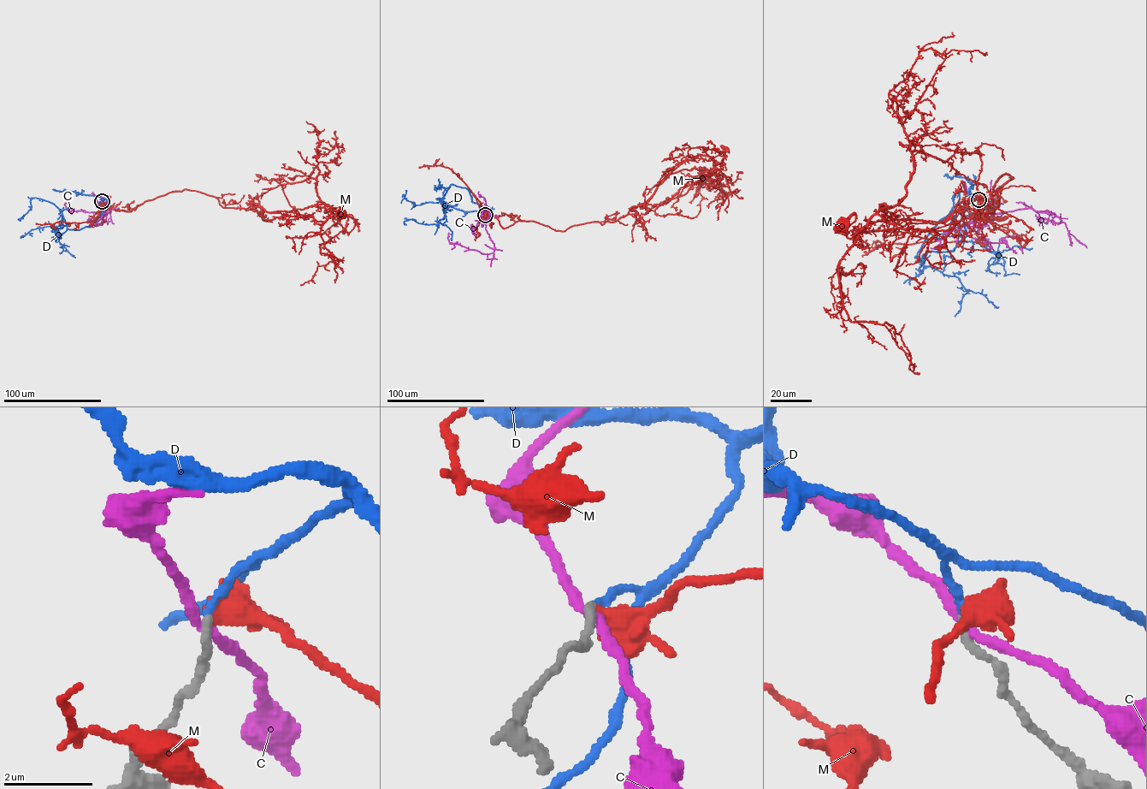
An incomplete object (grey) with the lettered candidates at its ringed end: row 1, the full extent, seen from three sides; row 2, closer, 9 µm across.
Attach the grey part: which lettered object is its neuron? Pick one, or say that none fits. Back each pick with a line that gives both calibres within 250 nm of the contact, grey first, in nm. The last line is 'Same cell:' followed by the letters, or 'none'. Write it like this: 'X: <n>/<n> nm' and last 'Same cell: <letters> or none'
D: 190/170 nm
Same cell: D

